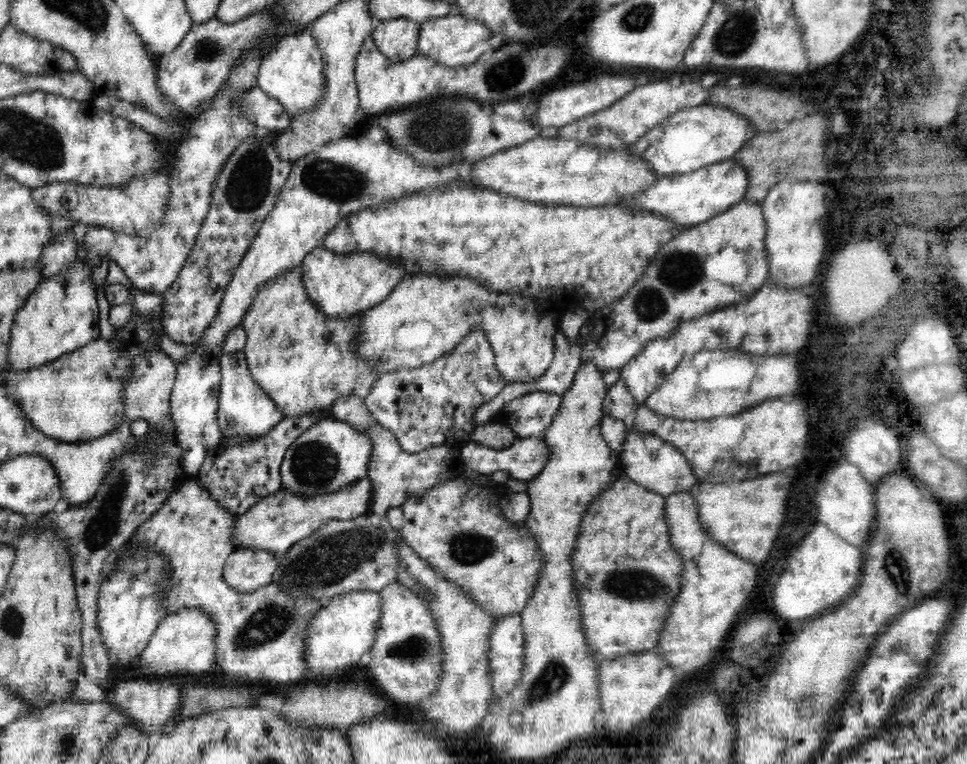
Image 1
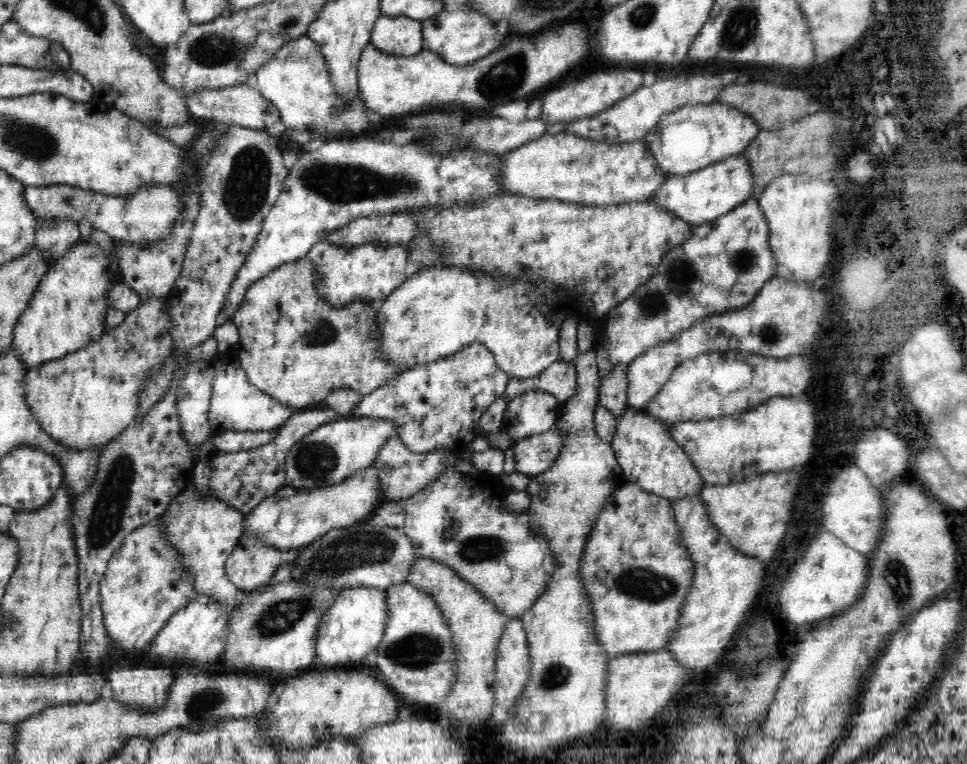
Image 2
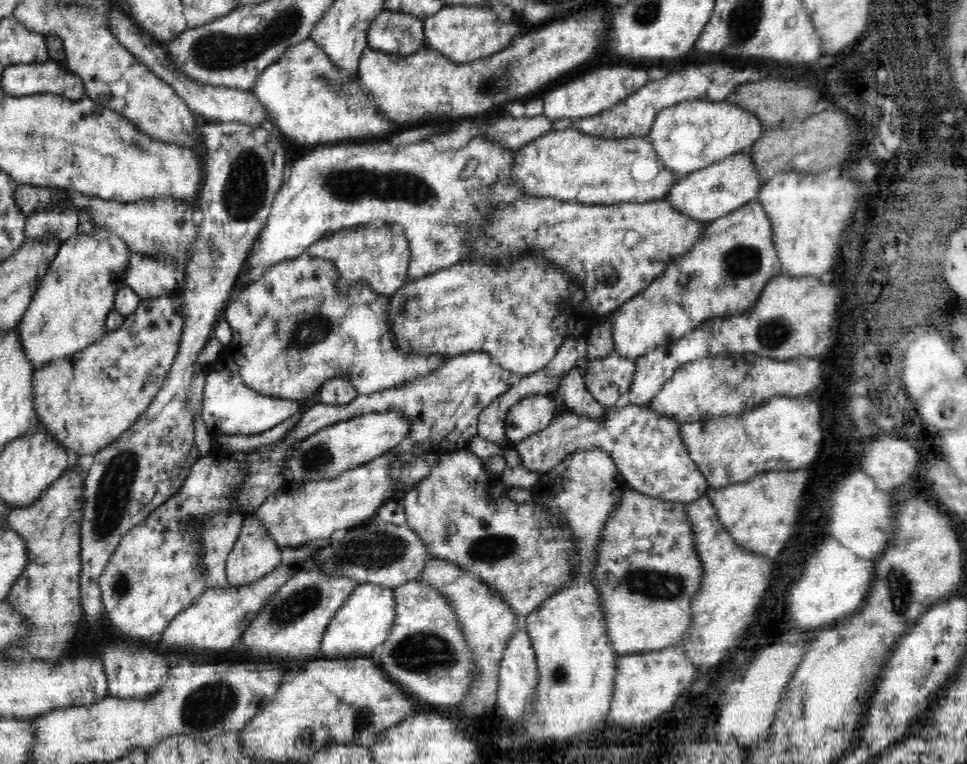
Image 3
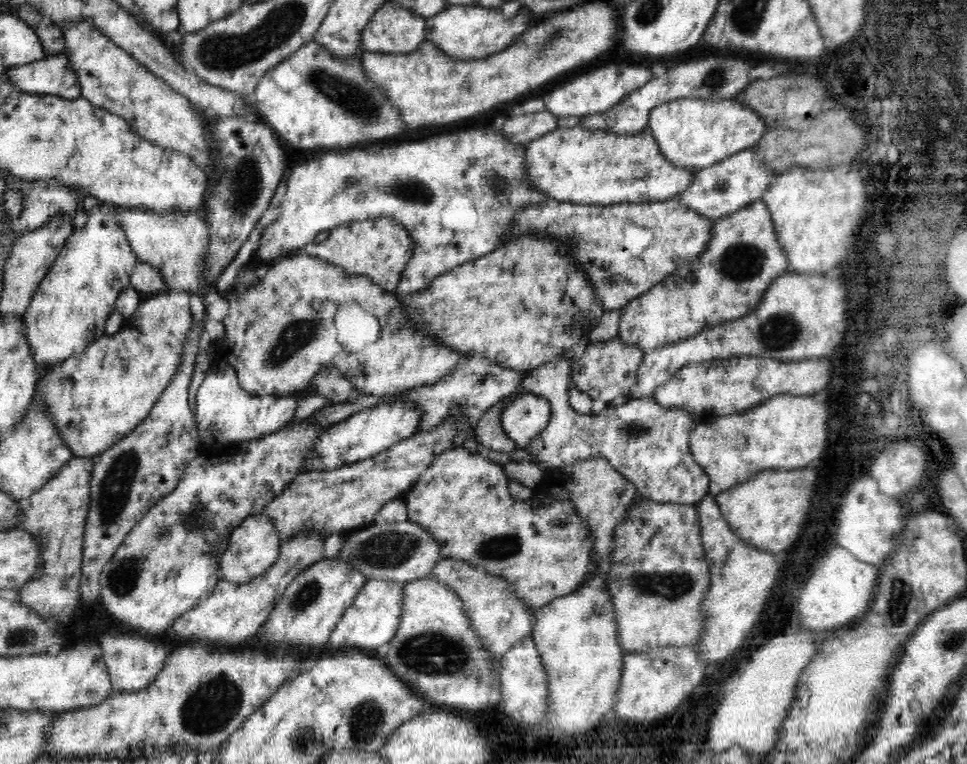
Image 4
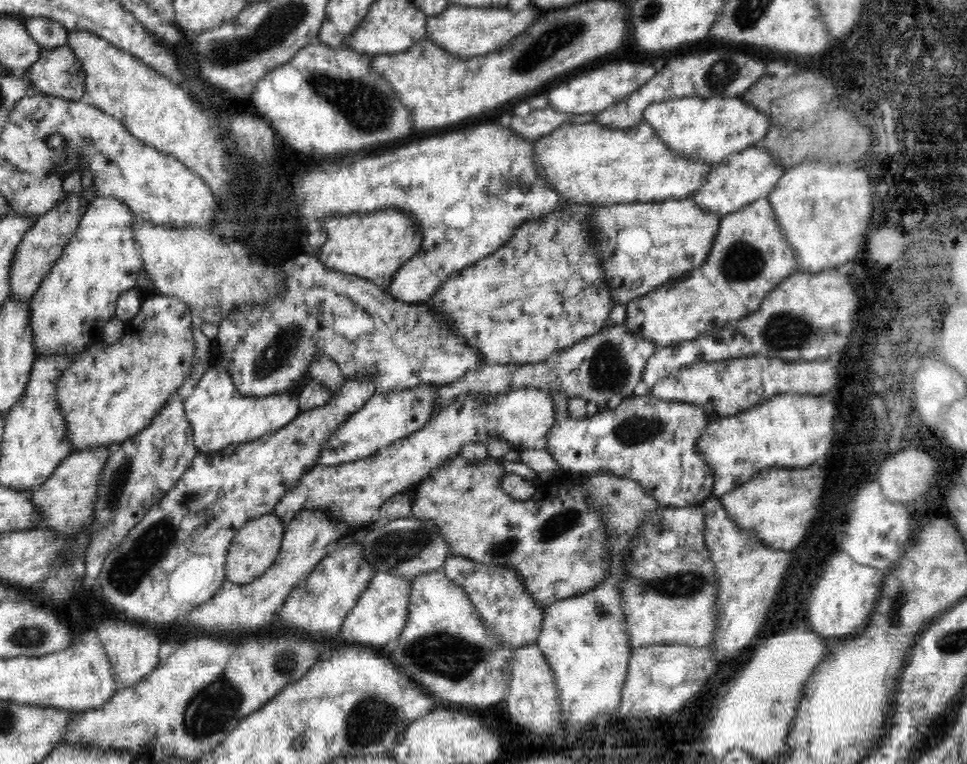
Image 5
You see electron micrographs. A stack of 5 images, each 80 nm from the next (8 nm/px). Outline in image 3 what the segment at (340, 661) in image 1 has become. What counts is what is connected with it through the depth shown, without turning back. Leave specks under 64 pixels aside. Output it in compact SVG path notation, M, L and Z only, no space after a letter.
M370 582L358 585L348 601L330 622L322 643L321 658L367 657L377 646L381 648L396 622L396 590Z

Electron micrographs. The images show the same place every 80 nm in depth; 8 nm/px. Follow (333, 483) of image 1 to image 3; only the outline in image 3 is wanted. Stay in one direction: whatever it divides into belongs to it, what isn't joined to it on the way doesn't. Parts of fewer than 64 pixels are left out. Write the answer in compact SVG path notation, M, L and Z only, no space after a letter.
M397 410L360 414L354 418L334 423L301 442L299 449L295 450L289 461L292 479L308 480L315 476L338 476L342 470L374 460L380 454L406 443L410 429L409 418Z

